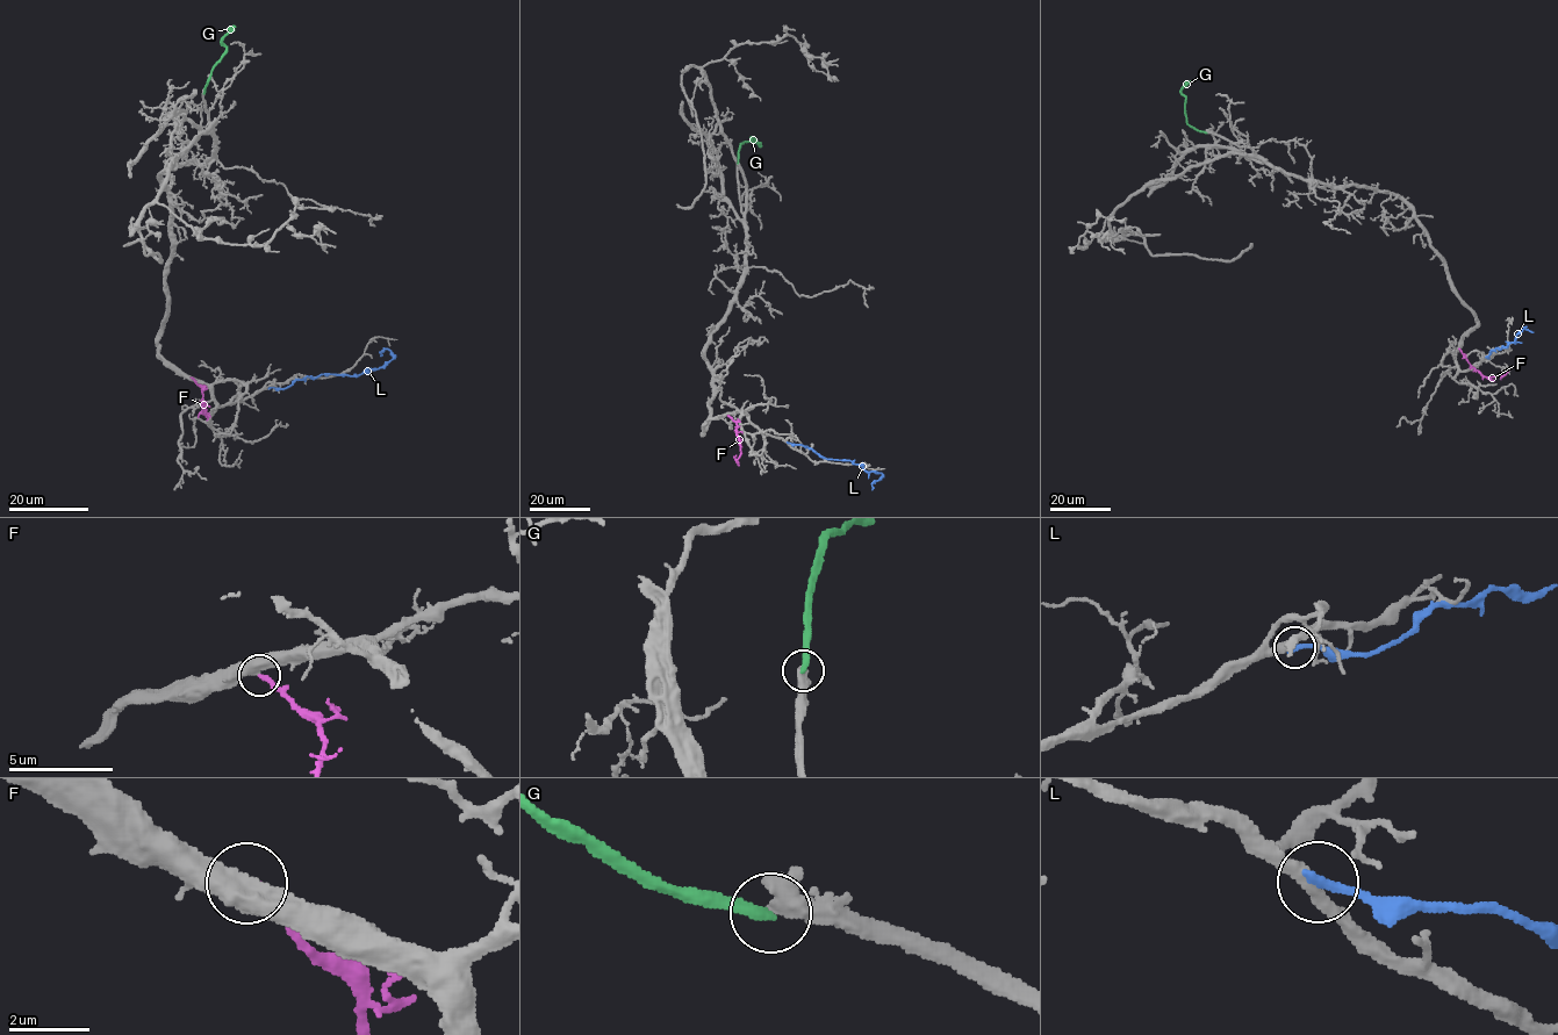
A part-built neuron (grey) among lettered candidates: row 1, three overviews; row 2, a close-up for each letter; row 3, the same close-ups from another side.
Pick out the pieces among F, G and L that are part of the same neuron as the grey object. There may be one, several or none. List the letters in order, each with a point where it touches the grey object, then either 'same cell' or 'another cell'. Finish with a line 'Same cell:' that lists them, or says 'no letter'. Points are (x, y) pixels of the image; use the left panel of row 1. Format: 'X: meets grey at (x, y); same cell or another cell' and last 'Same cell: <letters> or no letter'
F: meets grey at (191, 376); same cell
G: meets grey at (203, 93); another cell
L: meets grey at (270, 387); another cell
Same cell: F

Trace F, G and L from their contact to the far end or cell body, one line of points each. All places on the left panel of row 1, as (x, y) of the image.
F: (191, 378), (201, 387), (202, 407), (208, 414), (202, 411), (206, 402)
G: (203, 93), (214, 64), (225, 50), (222, 37), (234, 24)
L: (270, 387), (288, 387), (298, 379), (321, 374), (361, 374), (386, 365), (393, 357), (385, 349), (380, 356)

